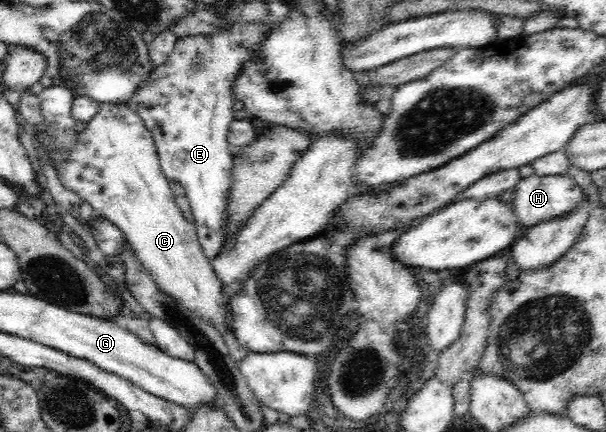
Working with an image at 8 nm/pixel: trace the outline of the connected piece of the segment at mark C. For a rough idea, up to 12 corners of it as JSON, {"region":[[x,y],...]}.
{"region":[[123,102],[55,167],[159,291],[231,331],[195,226]]}

